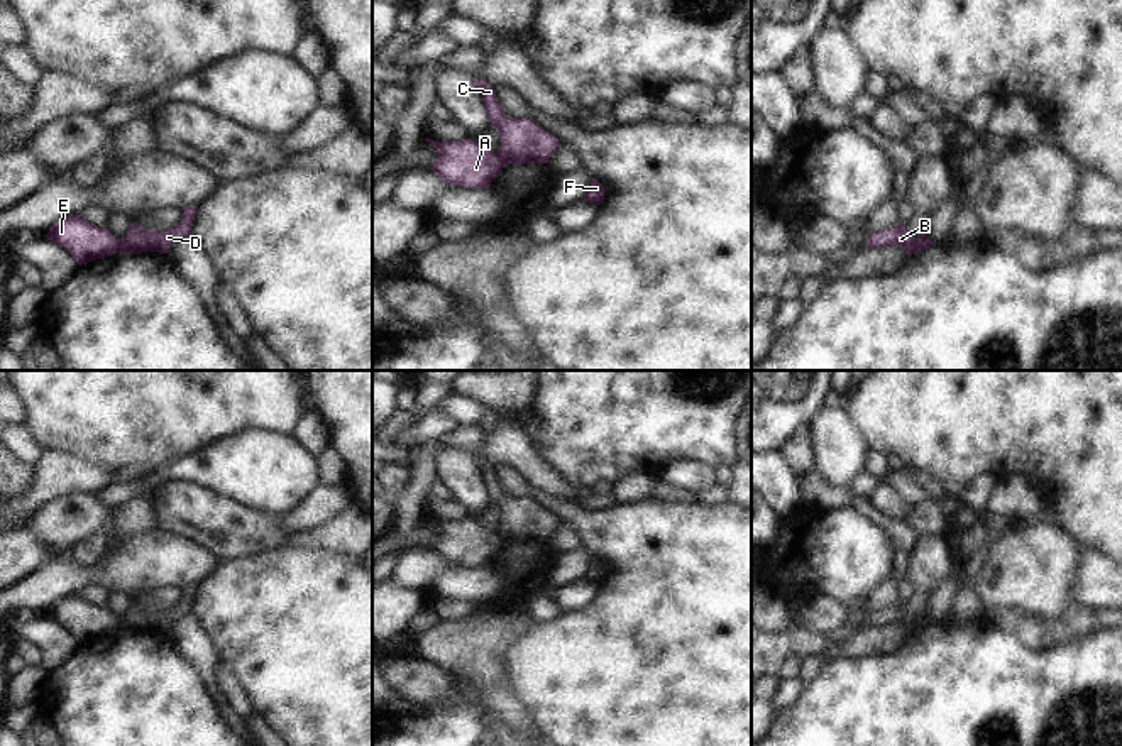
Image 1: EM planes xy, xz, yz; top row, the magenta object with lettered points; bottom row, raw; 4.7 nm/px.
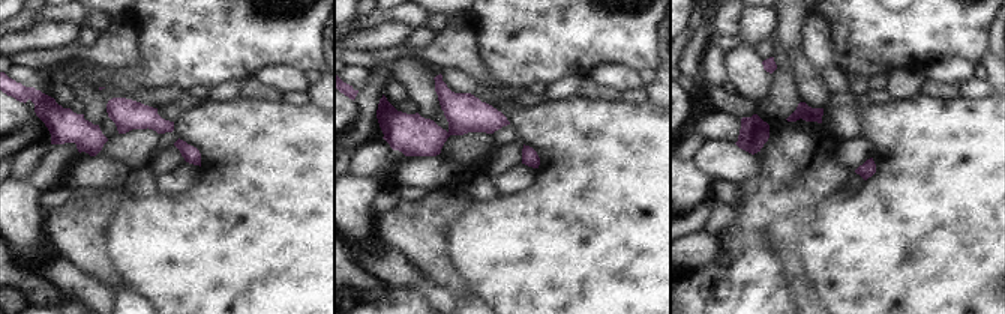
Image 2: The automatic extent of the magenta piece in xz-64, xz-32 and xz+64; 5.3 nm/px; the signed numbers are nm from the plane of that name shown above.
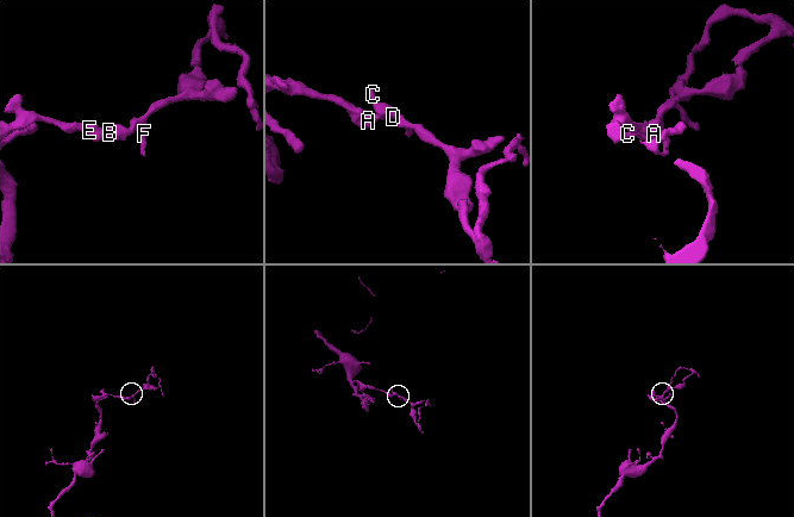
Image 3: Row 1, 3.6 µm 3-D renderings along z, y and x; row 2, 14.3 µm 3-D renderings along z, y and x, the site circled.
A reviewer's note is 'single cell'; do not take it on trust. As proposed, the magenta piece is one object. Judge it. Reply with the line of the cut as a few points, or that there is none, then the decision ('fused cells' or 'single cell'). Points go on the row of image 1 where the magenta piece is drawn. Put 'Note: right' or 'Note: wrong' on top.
Note: wrong
cut xy (120, 241), (117, 251); fused cells

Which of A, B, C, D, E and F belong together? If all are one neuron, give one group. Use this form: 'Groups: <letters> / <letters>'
Groups: A E / B C D F

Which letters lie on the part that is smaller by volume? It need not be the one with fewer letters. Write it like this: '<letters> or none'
B, C, D, F

